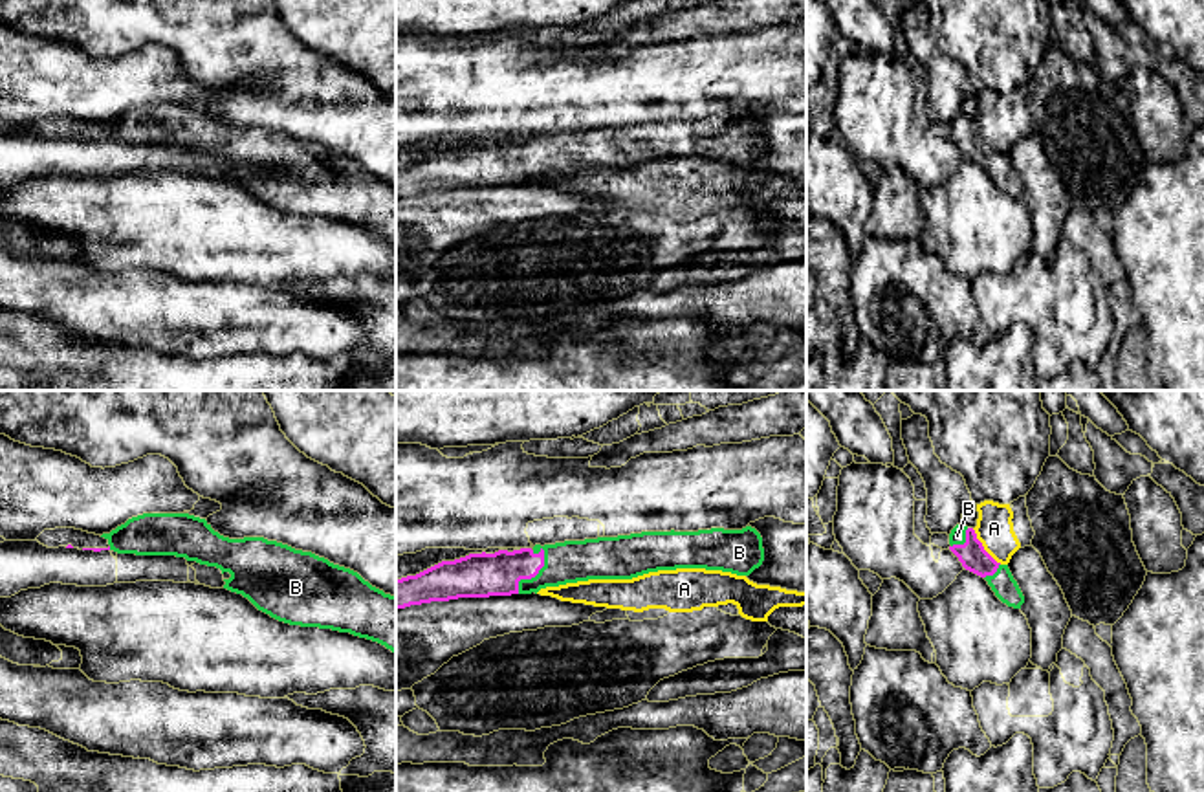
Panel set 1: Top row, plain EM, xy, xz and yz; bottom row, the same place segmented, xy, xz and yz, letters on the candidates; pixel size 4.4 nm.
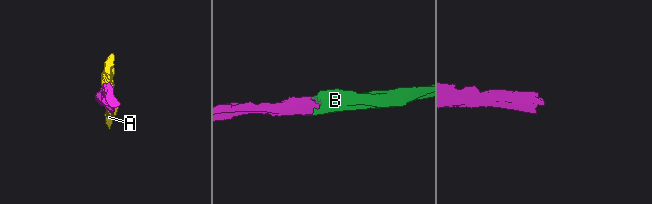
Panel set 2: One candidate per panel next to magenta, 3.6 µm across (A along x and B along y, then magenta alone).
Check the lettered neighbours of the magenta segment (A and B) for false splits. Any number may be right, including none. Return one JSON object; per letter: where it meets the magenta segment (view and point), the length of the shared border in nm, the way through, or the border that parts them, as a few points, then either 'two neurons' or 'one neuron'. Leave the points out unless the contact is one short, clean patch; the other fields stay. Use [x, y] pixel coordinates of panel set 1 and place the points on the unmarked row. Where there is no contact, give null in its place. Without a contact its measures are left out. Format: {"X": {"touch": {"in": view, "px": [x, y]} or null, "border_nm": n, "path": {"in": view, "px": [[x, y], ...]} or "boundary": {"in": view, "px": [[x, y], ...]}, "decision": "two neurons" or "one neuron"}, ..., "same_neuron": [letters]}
{"A": {"touch": {"in": "yz", "px": [983, 136]}, "border_nm": 200, "decision": "two neurons"}, "B": {"touch": {"in": "xz", "px": [536, 164]}, "border_nm": 240, "decision": "one neuron"}, "same_neuron": ["B"]}

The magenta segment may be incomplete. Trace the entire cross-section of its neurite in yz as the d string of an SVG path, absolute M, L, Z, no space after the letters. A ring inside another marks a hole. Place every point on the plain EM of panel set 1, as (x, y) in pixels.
M964 112L957 114L949 123L949 134L949 139L958 147L962 156L984 167L1002 192L1021 198L1024 185L1008 154L997 152L984 139L973 117L968 117Z

